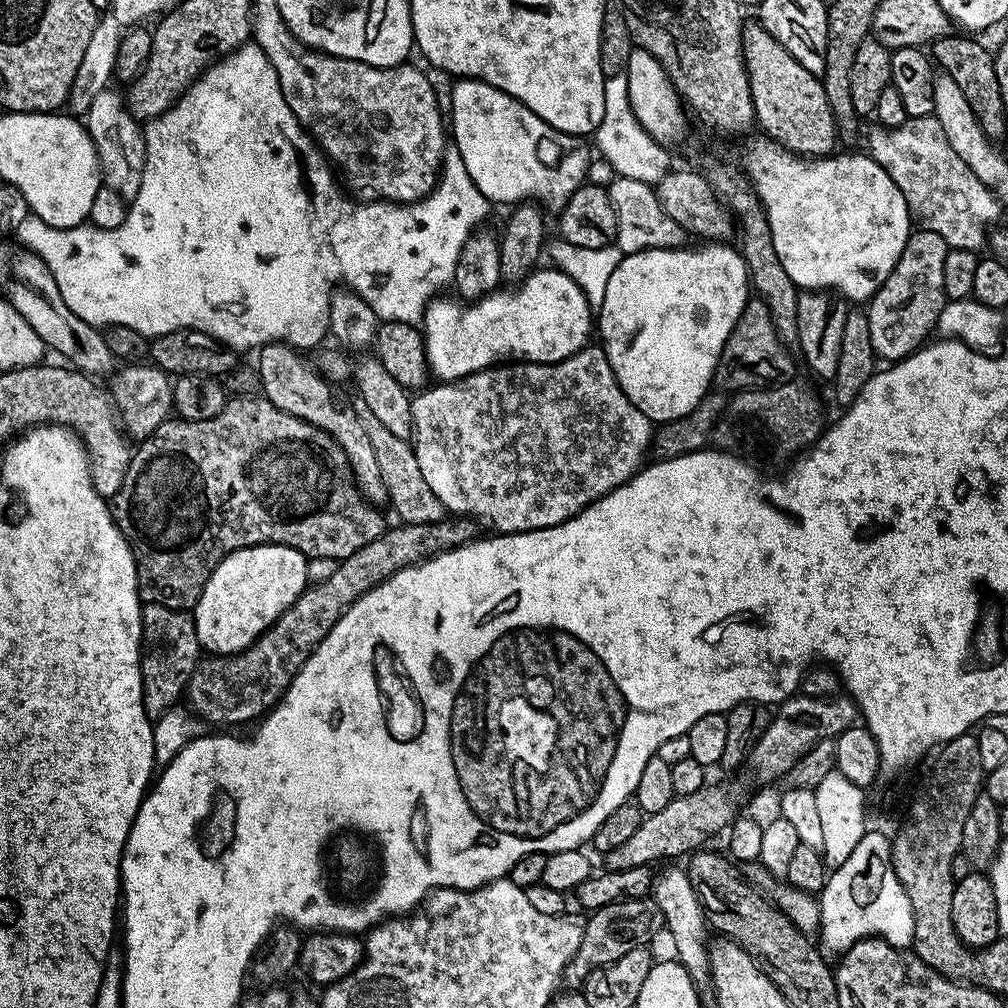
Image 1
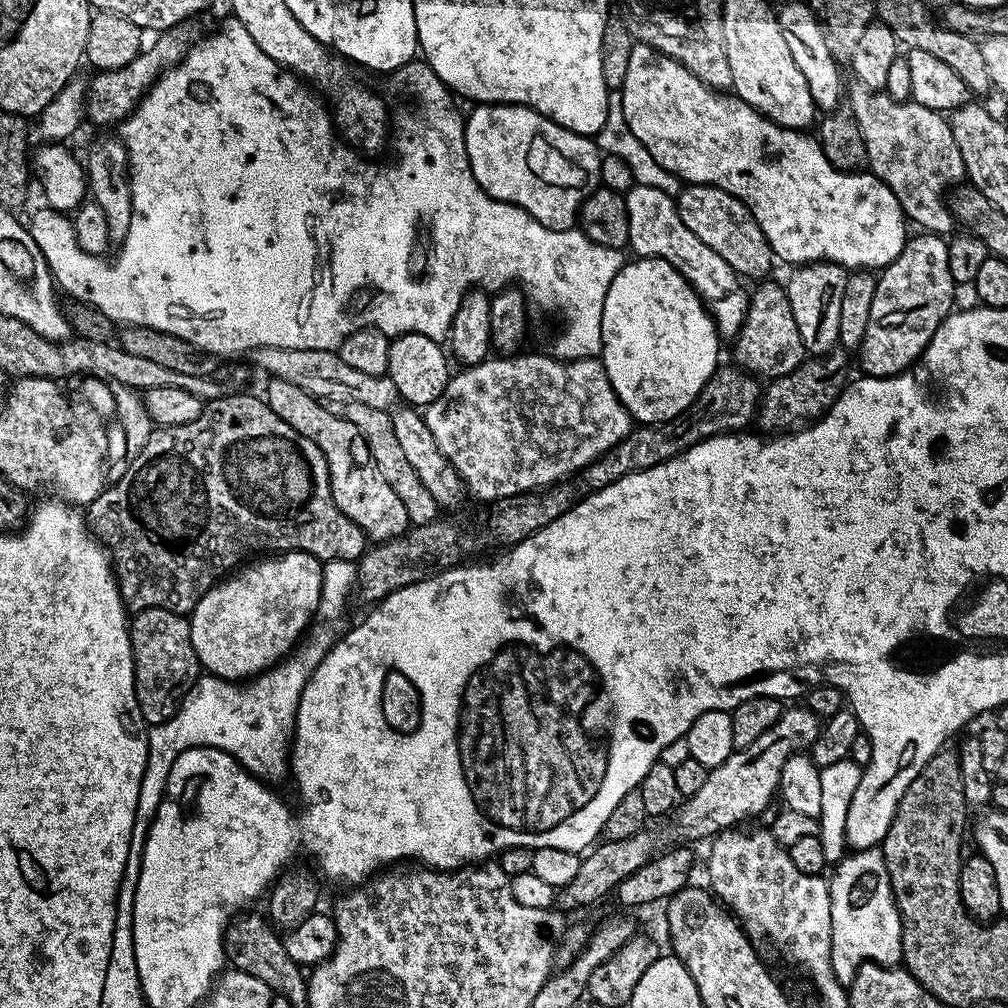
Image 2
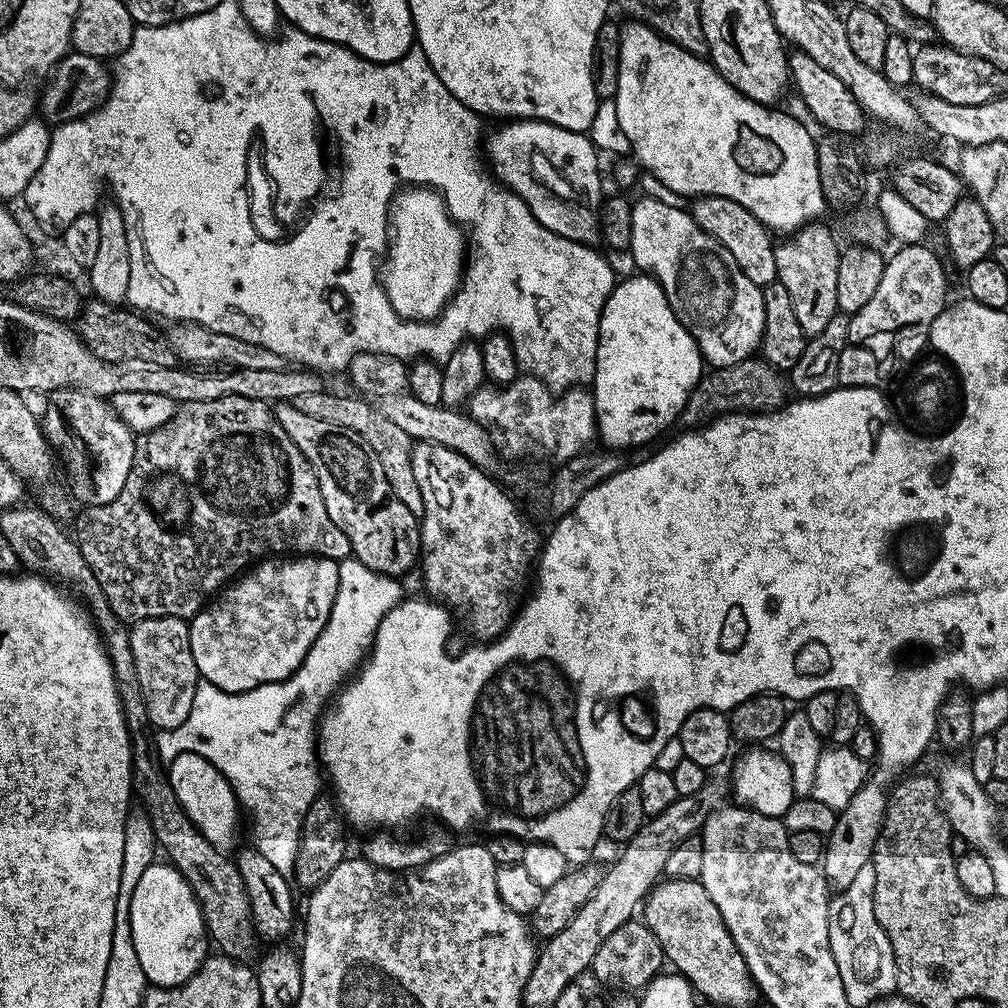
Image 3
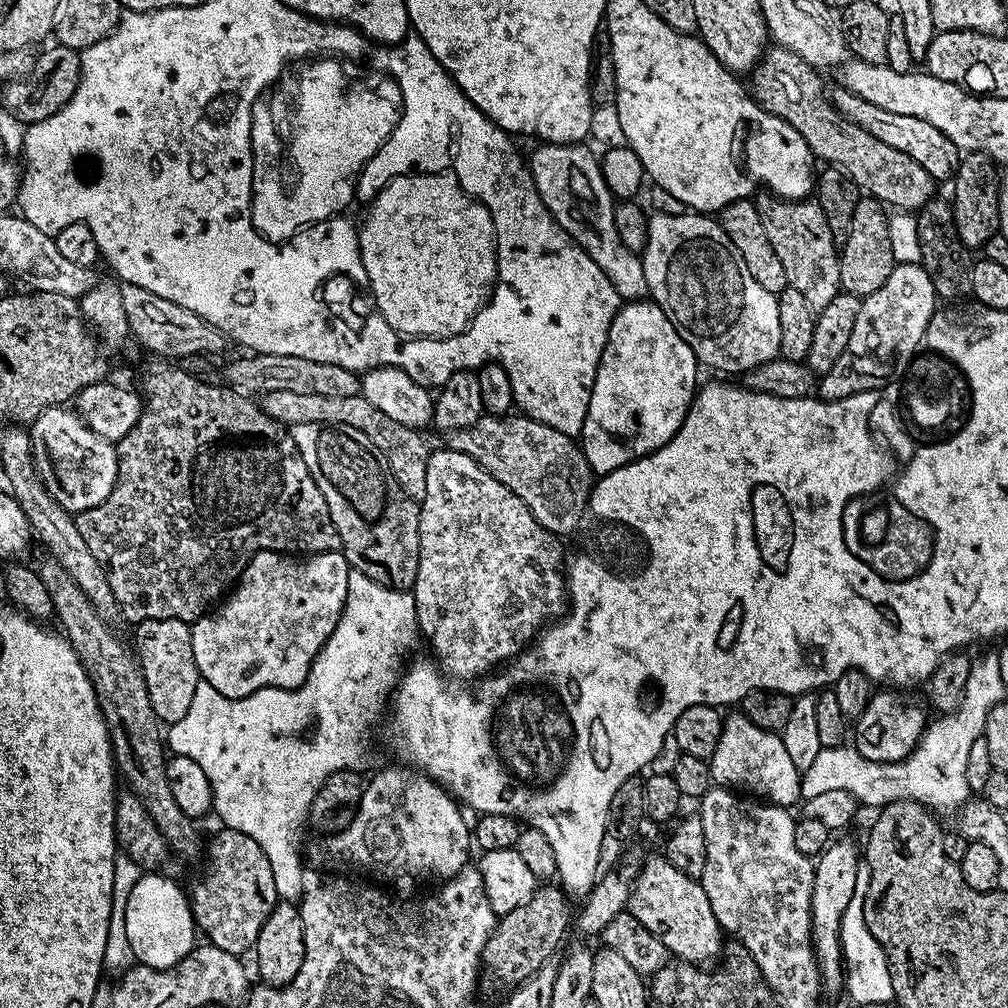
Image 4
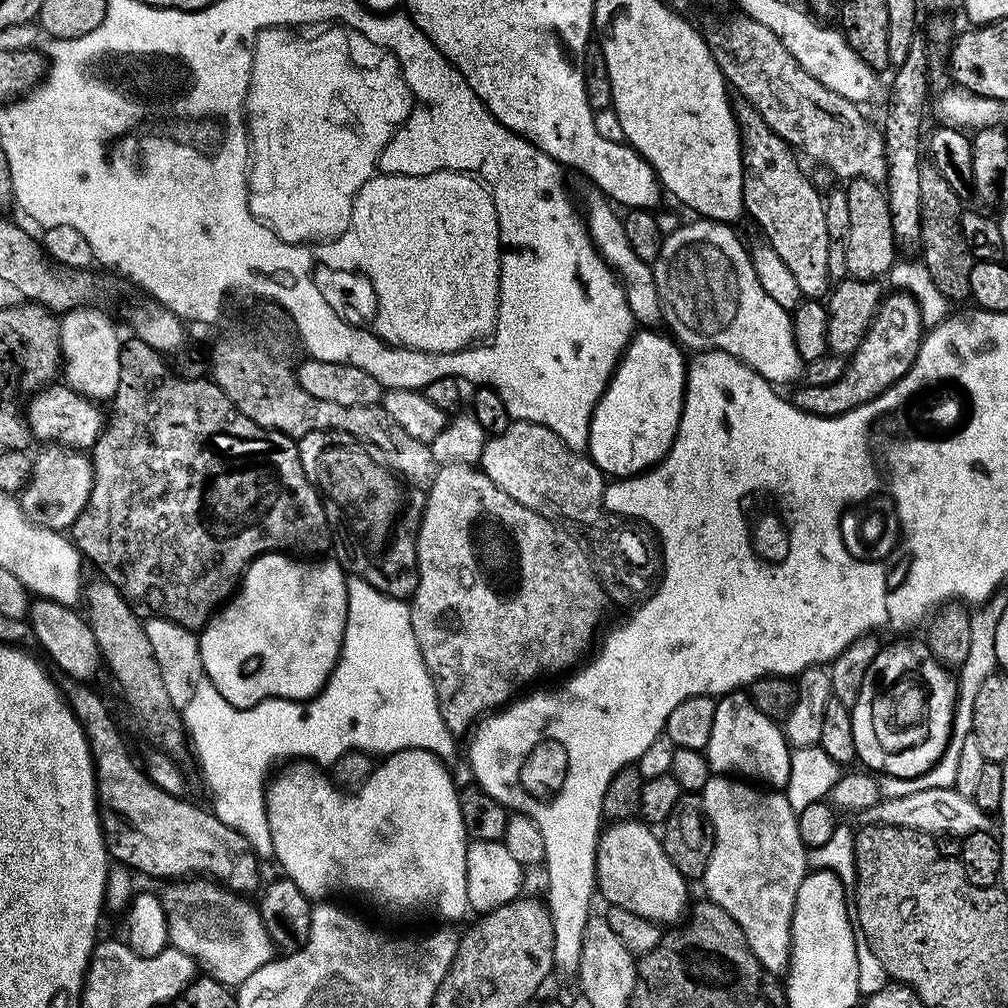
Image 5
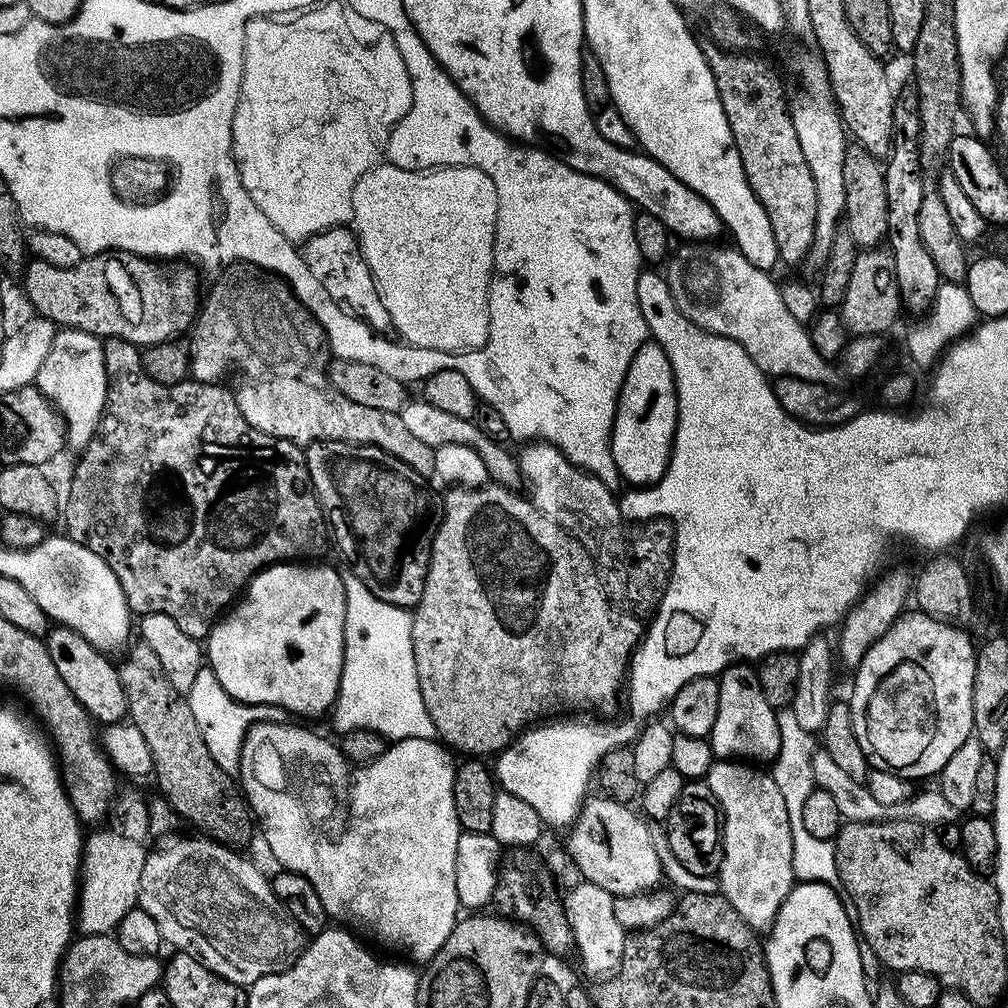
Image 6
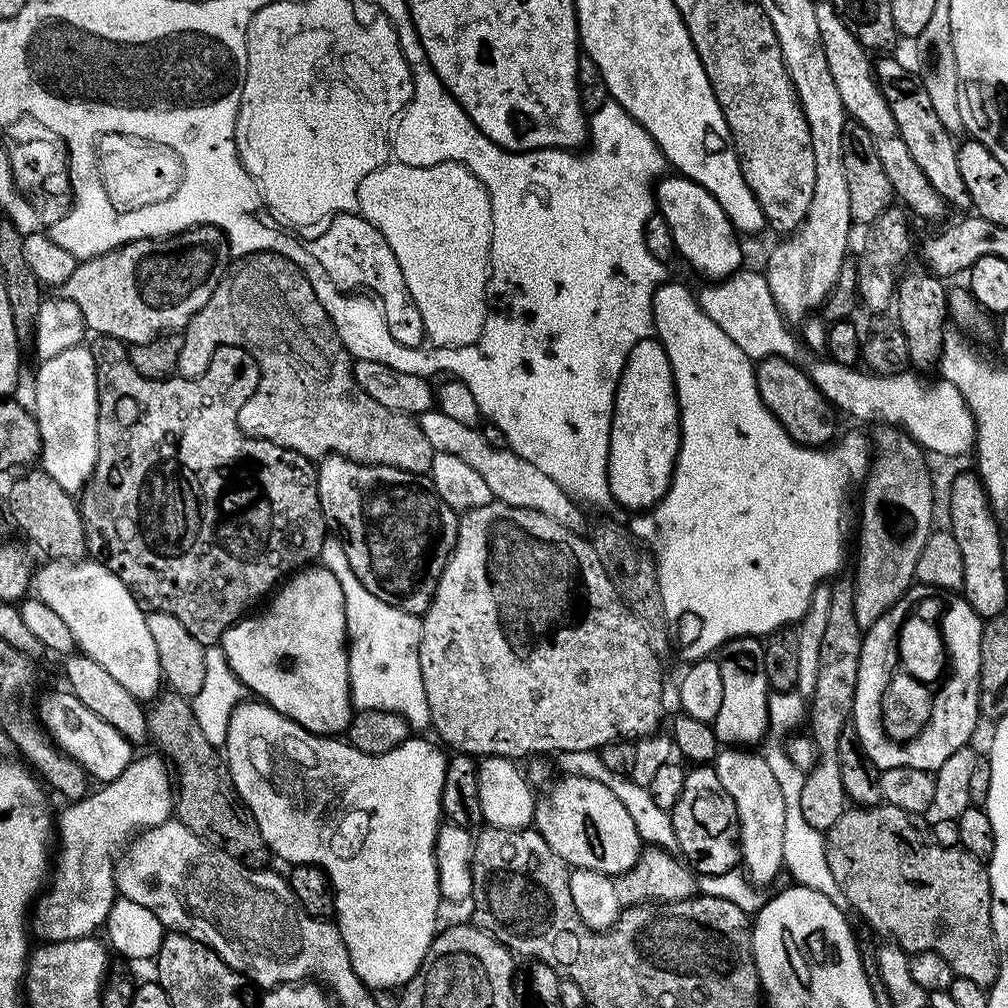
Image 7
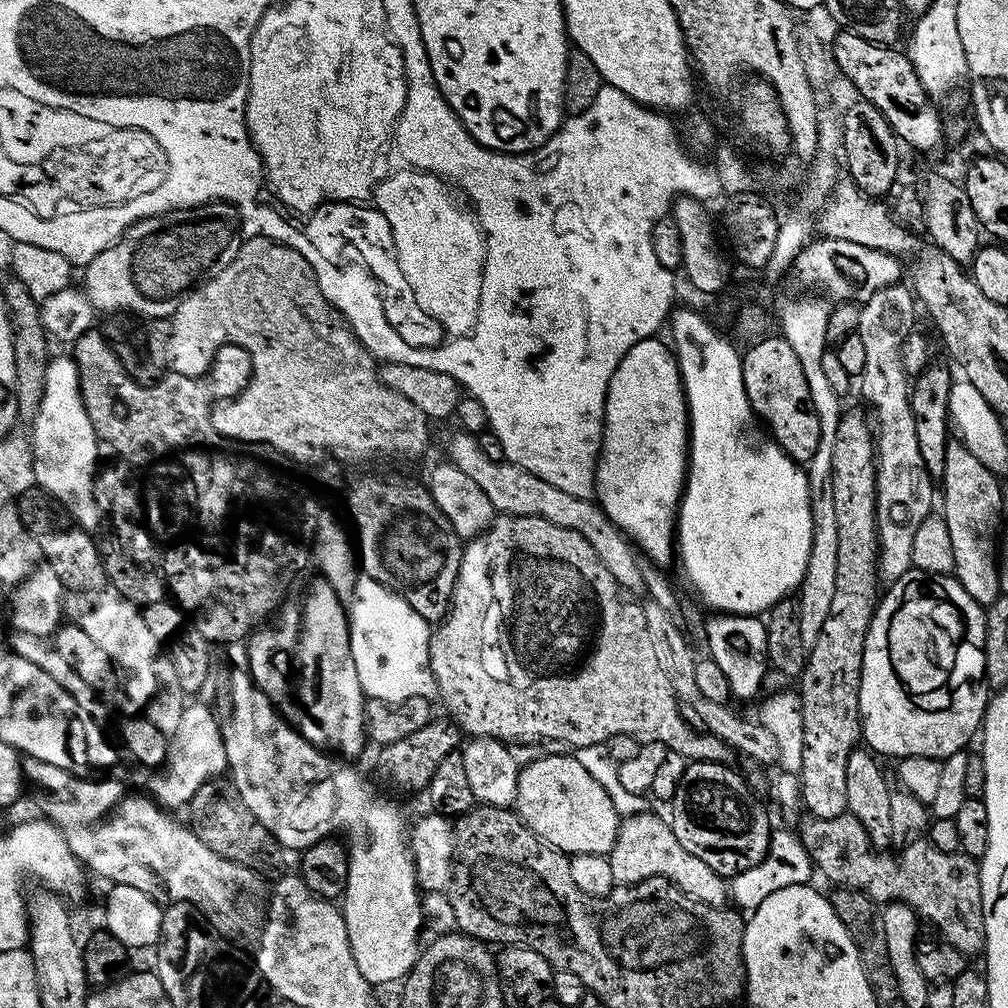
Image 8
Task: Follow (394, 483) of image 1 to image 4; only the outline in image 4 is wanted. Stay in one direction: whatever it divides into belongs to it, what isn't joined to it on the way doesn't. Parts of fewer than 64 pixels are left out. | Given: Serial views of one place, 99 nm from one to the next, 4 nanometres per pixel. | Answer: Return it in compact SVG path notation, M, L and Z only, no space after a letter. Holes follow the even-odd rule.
M290 390L266 392L262 396L262 407L271 420L285 426L318 422L322 426L341 424L347 428L362 430L362 434L366 434L366 438L370 438L370 442L374 442L374 446L382 450L394 478L400 483L405 494L417 502L424 499L430 447L428 448L427 442L420 437L423 435L415 428L402 426L402 422L386 418L386 414L382 414L382 410L377 410L375 406L370 406L370 402L366 402L362 394L354 398L318 398L318 394L290 394Z

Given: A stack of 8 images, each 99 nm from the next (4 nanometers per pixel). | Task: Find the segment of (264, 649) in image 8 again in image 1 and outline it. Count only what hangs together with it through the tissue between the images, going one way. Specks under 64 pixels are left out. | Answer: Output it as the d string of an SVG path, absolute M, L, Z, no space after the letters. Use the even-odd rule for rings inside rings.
M259 544L231 552L210 574L194 609L201 649L214 656L234 656L250 647L304 593L310 583L308 561L309 557L298 550L281 544Z

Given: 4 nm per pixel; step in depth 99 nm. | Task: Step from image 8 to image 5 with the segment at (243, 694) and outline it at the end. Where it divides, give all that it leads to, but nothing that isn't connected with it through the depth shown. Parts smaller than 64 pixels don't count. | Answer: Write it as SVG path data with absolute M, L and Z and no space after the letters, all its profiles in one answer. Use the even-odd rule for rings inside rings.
M411 748L394 752L383 757L384 760L375 765L370 774L370 778L359 788L345 794L327 775L324 776L317 765L307 760L297 760L281 767L279 771L271 777L266 788L266 810L268 811L268 821L270 822L270 838L272 839L272 856L274 860L284 867L283 875L292 880L306 894L306 898L313 902L324 902L336 892L336 888L349 888L356 896L365 896L368 900L373 900L376 904L381 904L384 908L409 908L412 912L433 912L436 916L441 916L441 921L460 920L464 914L470 910L468 902L468 891L466 890L466 854L468 853L468 831L464 829L462 822L462 810L460 809L460 792L456 784L452 781L449 765L443 764L432 752Z

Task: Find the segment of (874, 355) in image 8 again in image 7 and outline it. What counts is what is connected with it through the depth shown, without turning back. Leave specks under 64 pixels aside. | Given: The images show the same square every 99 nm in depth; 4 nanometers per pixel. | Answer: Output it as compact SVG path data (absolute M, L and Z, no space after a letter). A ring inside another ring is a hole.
M881 423L876 433L871 433L870 440L874 445L874 455L870 460L870 467L867 476L862 481L864 487L864 497L860 500L860 549L856 552L856 580L854 579L854 587L852 589L852 597L854 598L854 618L858 618L858 626L862 630L867 630L870 626L874 626L874 622L878 622L878 618L882 618L882 614L886 614L886 610L890 610L890 606L894 606L894 602L898 602L909 588L913 587L916 580L916 567L918 566L918 554L922 554L922 546L926 546L926 538L934 531L932 524L932 476L928 473L928 464L924 461L926 457L925 449L921 448L903 427L893 426Z

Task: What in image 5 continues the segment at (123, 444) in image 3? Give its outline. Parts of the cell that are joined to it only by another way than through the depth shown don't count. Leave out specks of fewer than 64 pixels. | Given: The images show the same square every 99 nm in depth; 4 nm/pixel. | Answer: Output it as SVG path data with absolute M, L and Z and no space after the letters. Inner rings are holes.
M49 443L40 453L33 455L32 473L18 499L20 508L34 522L55 532L71 529L72 523L82 514L92 489L92 461L83 451L67 444Z

